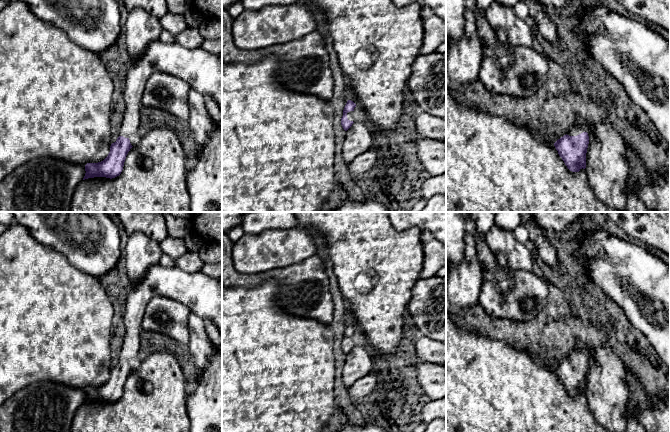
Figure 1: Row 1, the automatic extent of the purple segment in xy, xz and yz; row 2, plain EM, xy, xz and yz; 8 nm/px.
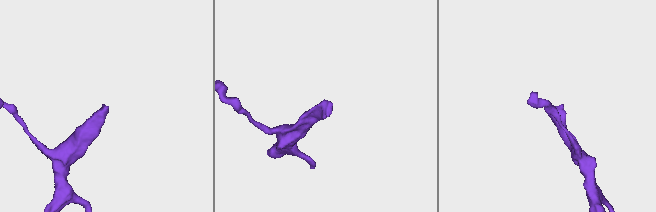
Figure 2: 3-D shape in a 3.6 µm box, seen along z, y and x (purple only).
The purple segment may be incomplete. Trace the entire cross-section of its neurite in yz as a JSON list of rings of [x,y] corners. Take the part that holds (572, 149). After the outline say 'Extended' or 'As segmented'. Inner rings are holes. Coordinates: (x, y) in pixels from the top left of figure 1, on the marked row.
[[[578,122],[571,126],[567,134],[558,139],[554,146],[567,168],[579,172],[586,168],[586,153],[589,144],[587,123]]]. Extended

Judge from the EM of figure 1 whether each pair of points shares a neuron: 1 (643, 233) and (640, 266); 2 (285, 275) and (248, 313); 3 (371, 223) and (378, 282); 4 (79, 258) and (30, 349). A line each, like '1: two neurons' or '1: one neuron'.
1: two neurons
2: two neurons
3: one neuron
4: two neurons

